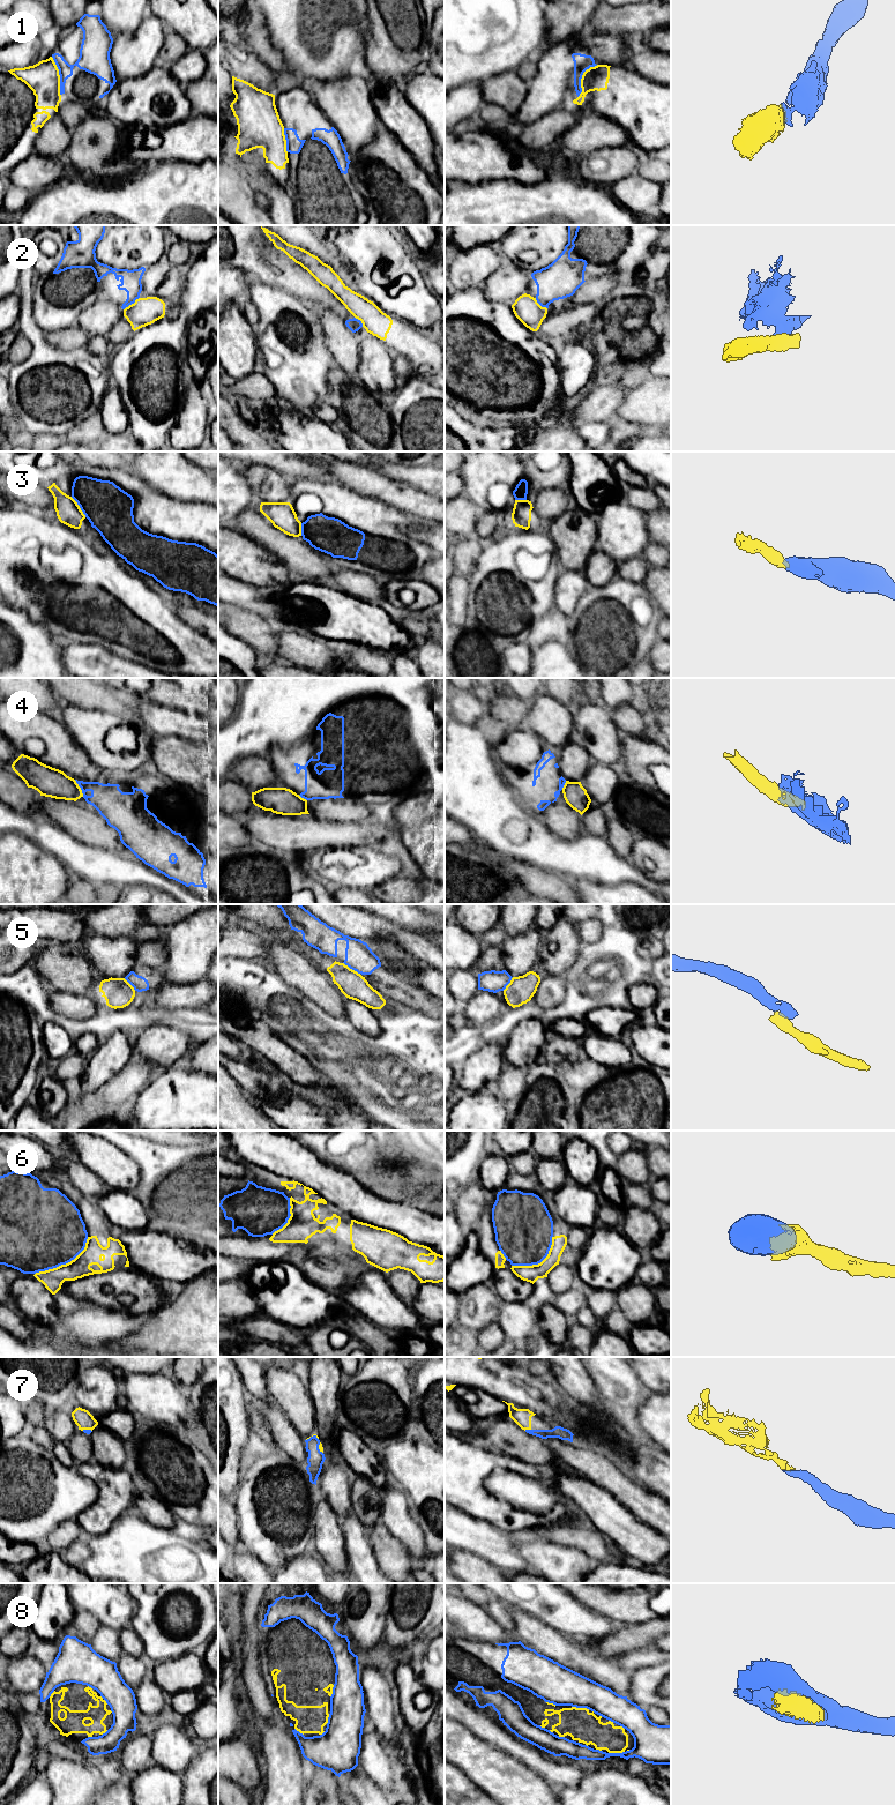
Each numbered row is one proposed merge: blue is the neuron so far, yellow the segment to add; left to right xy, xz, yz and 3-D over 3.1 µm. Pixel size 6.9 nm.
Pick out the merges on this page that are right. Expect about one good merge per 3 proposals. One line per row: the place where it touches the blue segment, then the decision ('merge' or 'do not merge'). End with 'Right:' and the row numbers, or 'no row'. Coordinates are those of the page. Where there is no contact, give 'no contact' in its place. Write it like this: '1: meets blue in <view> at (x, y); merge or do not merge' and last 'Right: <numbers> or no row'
1: meets blue in xy at (60, 76); do not merge
2: meets blue in xy at (131, 304); do not merge
3: meets blue in xy at (80, 507); do not merge
4: meets blue in xy at (80, 787); do not merge
5: meets blue in xz at (351, 968); do not merge
6: meets blue in xy at (65, 1263); merge
7: meets blue in yz at (527, 1430); merge
8: meets blue in yz at (581, 1707); merge
Right: 6, 7, 8

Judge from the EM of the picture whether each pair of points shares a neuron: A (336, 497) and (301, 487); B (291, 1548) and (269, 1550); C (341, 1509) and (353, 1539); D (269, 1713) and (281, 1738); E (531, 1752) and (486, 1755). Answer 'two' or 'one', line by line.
A: one
B: one
C: two
D: two
E: two

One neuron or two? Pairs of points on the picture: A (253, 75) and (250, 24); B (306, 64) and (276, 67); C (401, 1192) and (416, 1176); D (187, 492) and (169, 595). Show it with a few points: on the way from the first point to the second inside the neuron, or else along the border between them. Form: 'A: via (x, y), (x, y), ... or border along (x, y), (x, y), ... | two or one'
A: via (241, 61), (230, 47), (230, 37), (236, 31) | one
B: border along (271, 43), (284, 59), (286, 75) | two
C: via (405, 1187), (414, 1180) | one
D: border along (161, 492), (180, 500), (193, 500), (195, 502) | two

